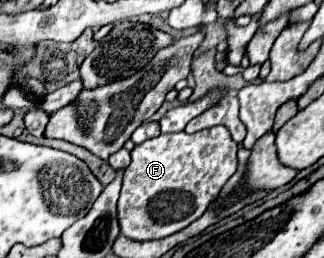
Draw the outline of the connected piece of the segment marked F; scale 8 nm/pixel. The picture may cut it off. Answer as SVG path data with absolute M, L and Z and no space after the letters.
M223 125L195 135L185 131L161 133L137 145L131 151L131 165L125 169L117 205L121 233L133 241L163 239L191 225L207 211L207 205L235 173L239 165L237 149Z

